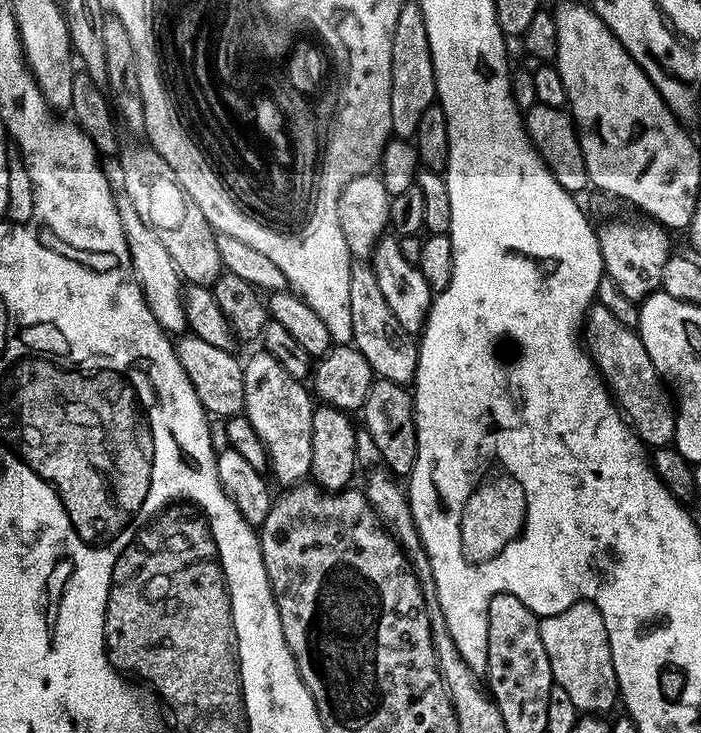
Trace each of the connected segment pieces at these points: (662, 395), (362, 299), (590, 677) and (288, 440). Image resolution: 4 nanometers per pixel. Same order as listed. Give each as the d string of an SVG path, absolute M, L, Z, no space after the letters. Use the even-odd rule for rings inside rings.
M593 303L586 317L588 354L596 363L616 407L632 425L632 431L649 447L669 447L676 437L677 405L658 370L654 370L654 362L650 362L650 354L646 354L646 346L642 346L639 331L635 327L627 328L606 305L600 303Z
M364 260L355 261L350 278L350 316L353 319L353 345L369 362L373 375L379 379L409 385L415 379L419 347L415 339L398 327L398 320L392 313L376 281L371 265ZM391 326L392 330L388 330Z
M578 600L569 603L541 619L540 633L542 634L542 646L546 646L546 658L550 658L552 679L555 684L562 686L566 693L570 694L570 701L573 702L578 713L608 714L604 712L610 711L615 704L617 707L620 687L616 681L614 658L612 657L606 622L598 610L598 606L594 606L591 600Z
M257 350L243 367L244 414L266 446L271 475L276 475L277 482L284 484L280 486L301 483L312 471L311 434L316 408L311 391L266 351Z

